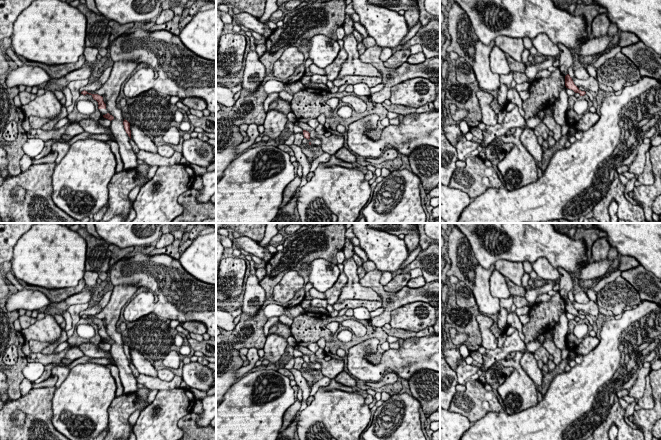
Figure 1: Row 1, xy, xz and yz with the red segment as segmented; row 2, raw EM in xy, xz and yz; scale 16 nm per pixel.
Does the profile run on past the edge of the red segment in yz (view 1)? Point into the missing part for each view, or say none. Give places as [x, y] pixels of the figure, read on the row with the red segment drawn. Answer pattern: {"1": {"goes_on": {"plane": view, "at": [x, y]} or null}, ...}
{"1": {"goes_on": null}}

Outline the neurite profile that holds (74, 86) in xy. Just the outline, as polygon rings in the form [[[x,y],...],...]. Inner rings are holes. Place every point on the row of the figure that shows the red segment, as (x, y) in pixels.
[[[89,79],[70,81],[67,87],[70,89],[72,94],[72,104],[68,106],[67,113],[70,114],[77,104],[77,99],[80,96],[79,89],[88,85]]]

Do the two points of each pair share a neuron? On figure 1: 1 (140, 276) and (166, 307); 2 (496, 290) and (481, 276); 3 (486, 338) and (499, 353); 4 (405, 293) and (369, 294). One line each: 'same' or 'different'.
1: same
2: different
3: different
4: different

